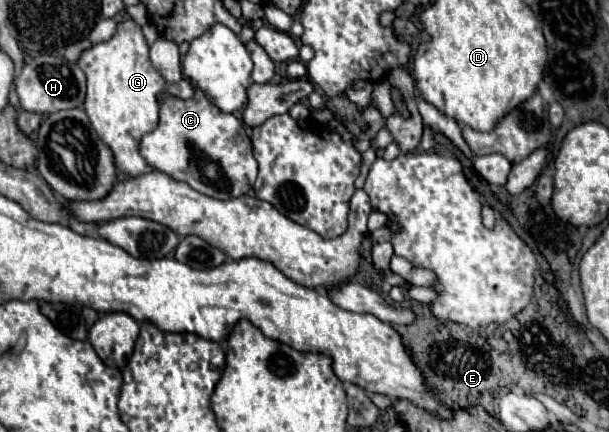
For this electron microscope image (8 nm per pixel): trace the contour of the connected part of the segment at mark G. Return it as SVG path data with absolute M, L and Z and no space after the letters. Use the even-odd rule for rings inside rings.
M128 18L118 24L114 38L92 46L78 60L78 66L84 70L88 80L88 94L84 108L90 118L90 124L96 130L98 138L114 152L116 168L132 178L154 170L140 156L140 140L144 134L152 132L158 126L158 112L160 112L158 94L166 92L182 100L194 96L194 90L186 78L182 78L176 84L166 82L162 74L152 66L148 50L150 46L142 34L142 28Z

